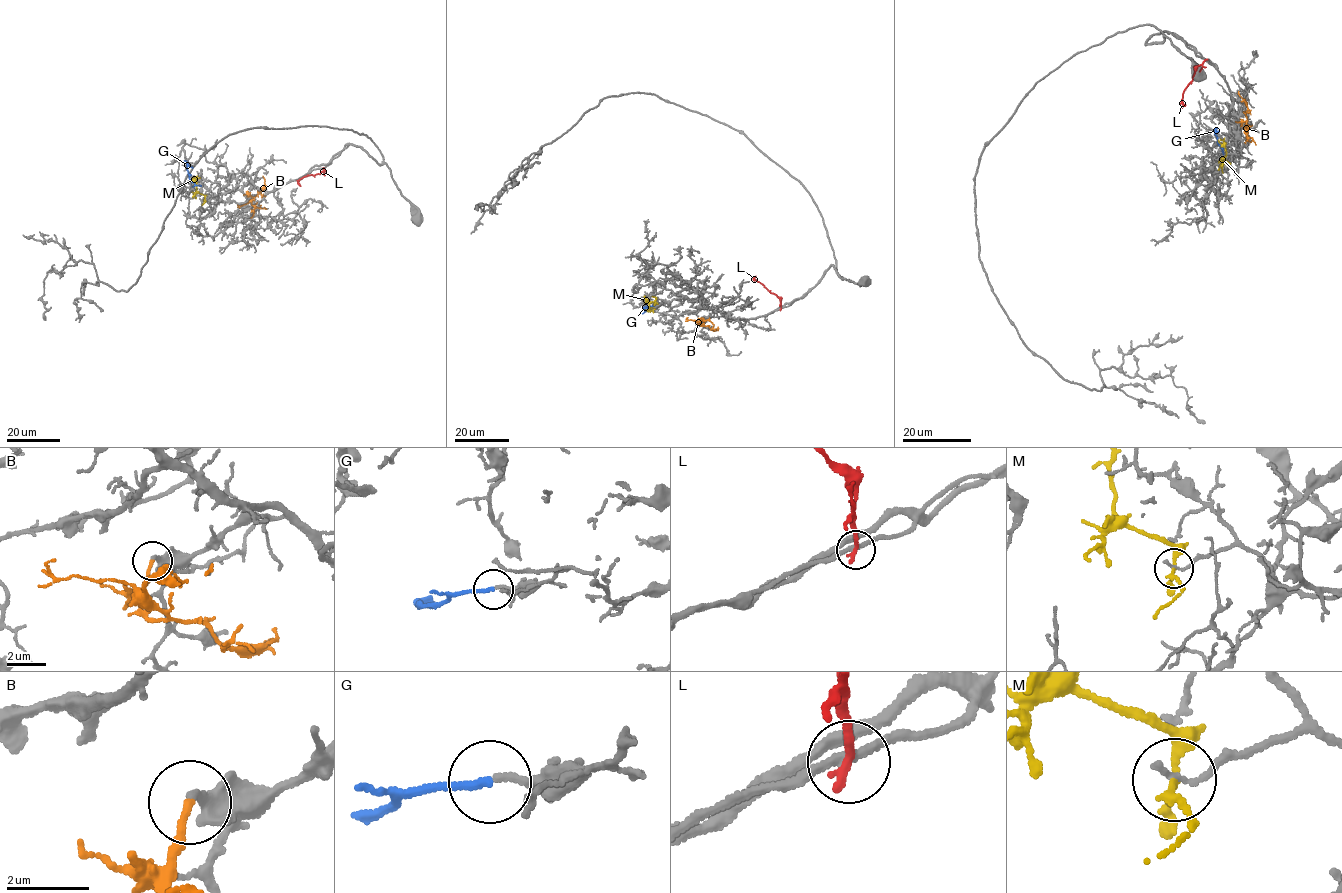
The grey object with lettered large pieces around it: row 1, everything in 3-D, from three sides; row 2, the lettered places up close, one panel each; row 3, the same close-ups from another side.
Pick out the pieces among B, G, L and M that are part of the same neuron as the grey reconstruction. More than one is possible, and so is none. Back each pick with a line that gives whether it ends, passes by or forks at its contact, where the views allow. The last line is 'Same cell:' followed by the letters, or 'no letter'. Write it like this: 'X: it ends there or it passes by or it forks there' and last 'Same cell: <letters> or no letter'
B: it ends there
G: it ends there
Same cell: B, G

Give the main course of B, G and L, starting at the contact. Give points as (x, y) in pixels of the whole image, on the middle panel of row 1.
B: (701, 318), (701, 325), (716, 329)
G: (654, 306), (644, 307), (642, 314)
L: (781, 309), (780, 300), (754, 280), (755, 276)

